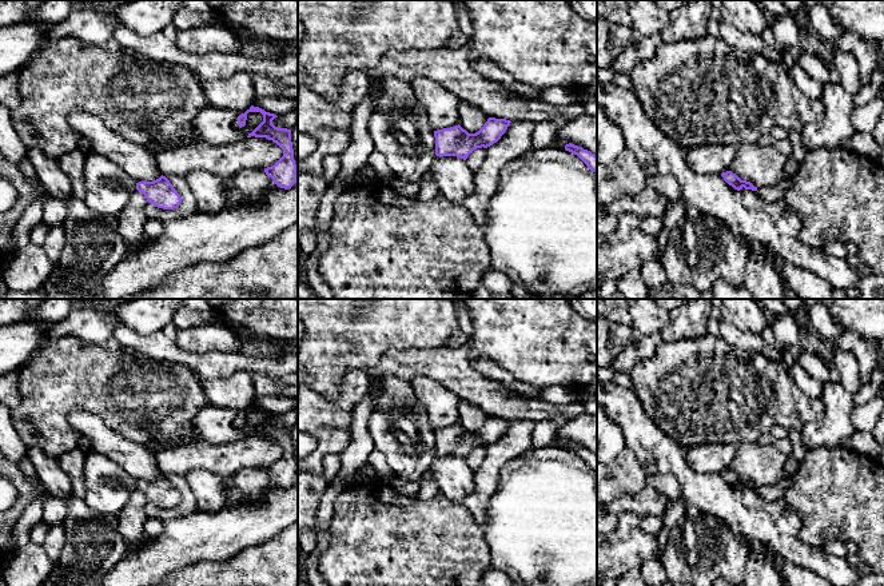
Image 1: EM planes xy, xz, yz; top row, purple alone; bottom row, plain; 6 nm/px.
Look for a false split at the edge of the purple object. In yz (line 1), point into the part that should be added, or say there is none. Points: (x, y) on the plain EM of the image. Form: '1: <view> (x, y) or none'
1: none

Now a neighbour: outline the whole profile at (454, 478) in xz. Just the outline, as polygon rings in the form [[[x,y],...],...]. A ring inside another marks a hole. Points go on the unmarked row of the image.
[[[435,455],[430,467],[439,493],[449,501],[462,505],[467,494],[473,491],[474,471],[466,459],[457,455]]]

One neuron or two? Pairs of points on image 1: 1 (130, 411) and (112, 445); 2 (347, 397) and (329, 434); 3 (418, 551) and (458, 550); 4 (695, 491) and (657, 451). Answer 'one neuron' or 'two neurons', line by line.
1: two neurons
2: one neuron
3: one neuron
4: one neuron

